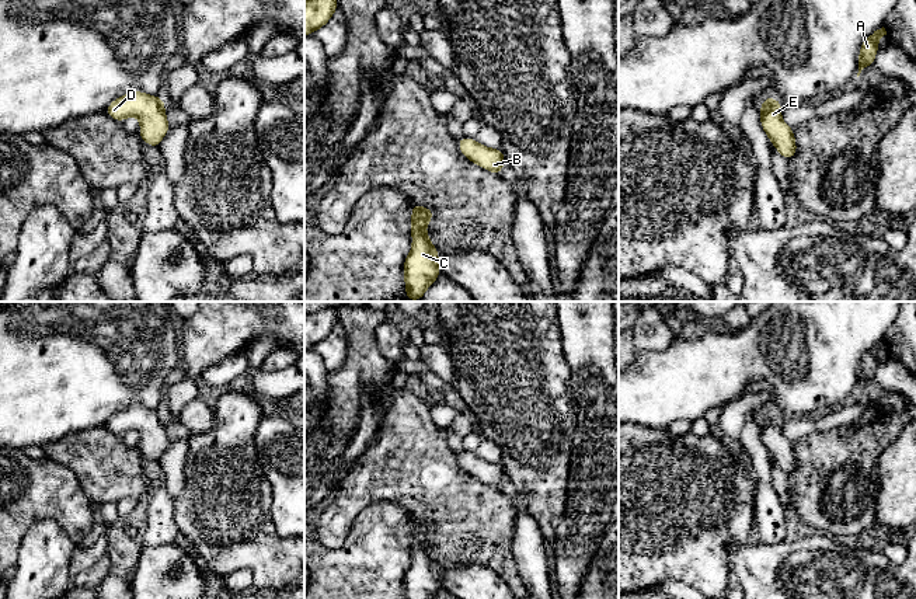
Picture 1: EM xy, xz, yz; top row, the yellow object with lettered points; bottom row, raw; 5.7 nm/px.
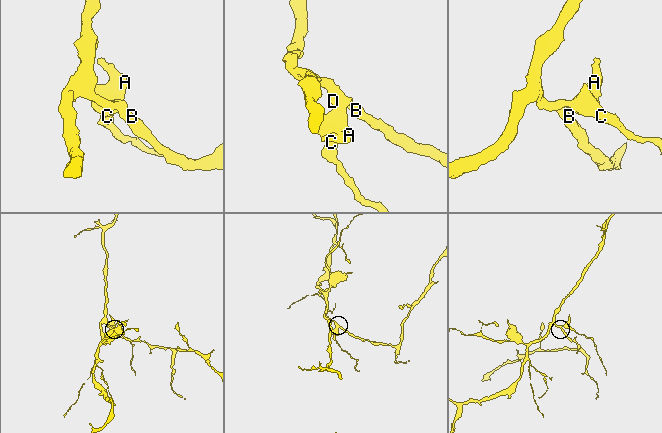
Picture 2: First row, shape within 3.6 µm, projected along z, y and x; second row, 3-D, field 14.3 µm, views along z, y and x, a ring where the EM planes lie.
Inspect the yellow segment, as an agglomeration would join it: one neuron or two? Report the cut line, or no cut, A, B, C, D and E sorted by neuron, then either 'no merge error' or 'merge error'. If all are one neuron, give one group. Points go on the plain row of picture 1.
cut none; groups A B C D E; no merge error

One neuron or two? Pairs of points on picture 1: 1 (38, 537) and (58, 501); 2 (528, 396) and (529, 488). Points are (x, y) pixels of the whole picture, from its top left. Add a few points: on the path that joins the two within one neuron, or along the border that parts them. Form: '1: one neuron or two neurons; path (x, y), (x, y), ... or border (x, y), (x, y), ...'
1: two neurons; border (21, 537), (32, 523), (55, 521), (72, 542)
2: one neuron; path (528, 418), (528, 466)

